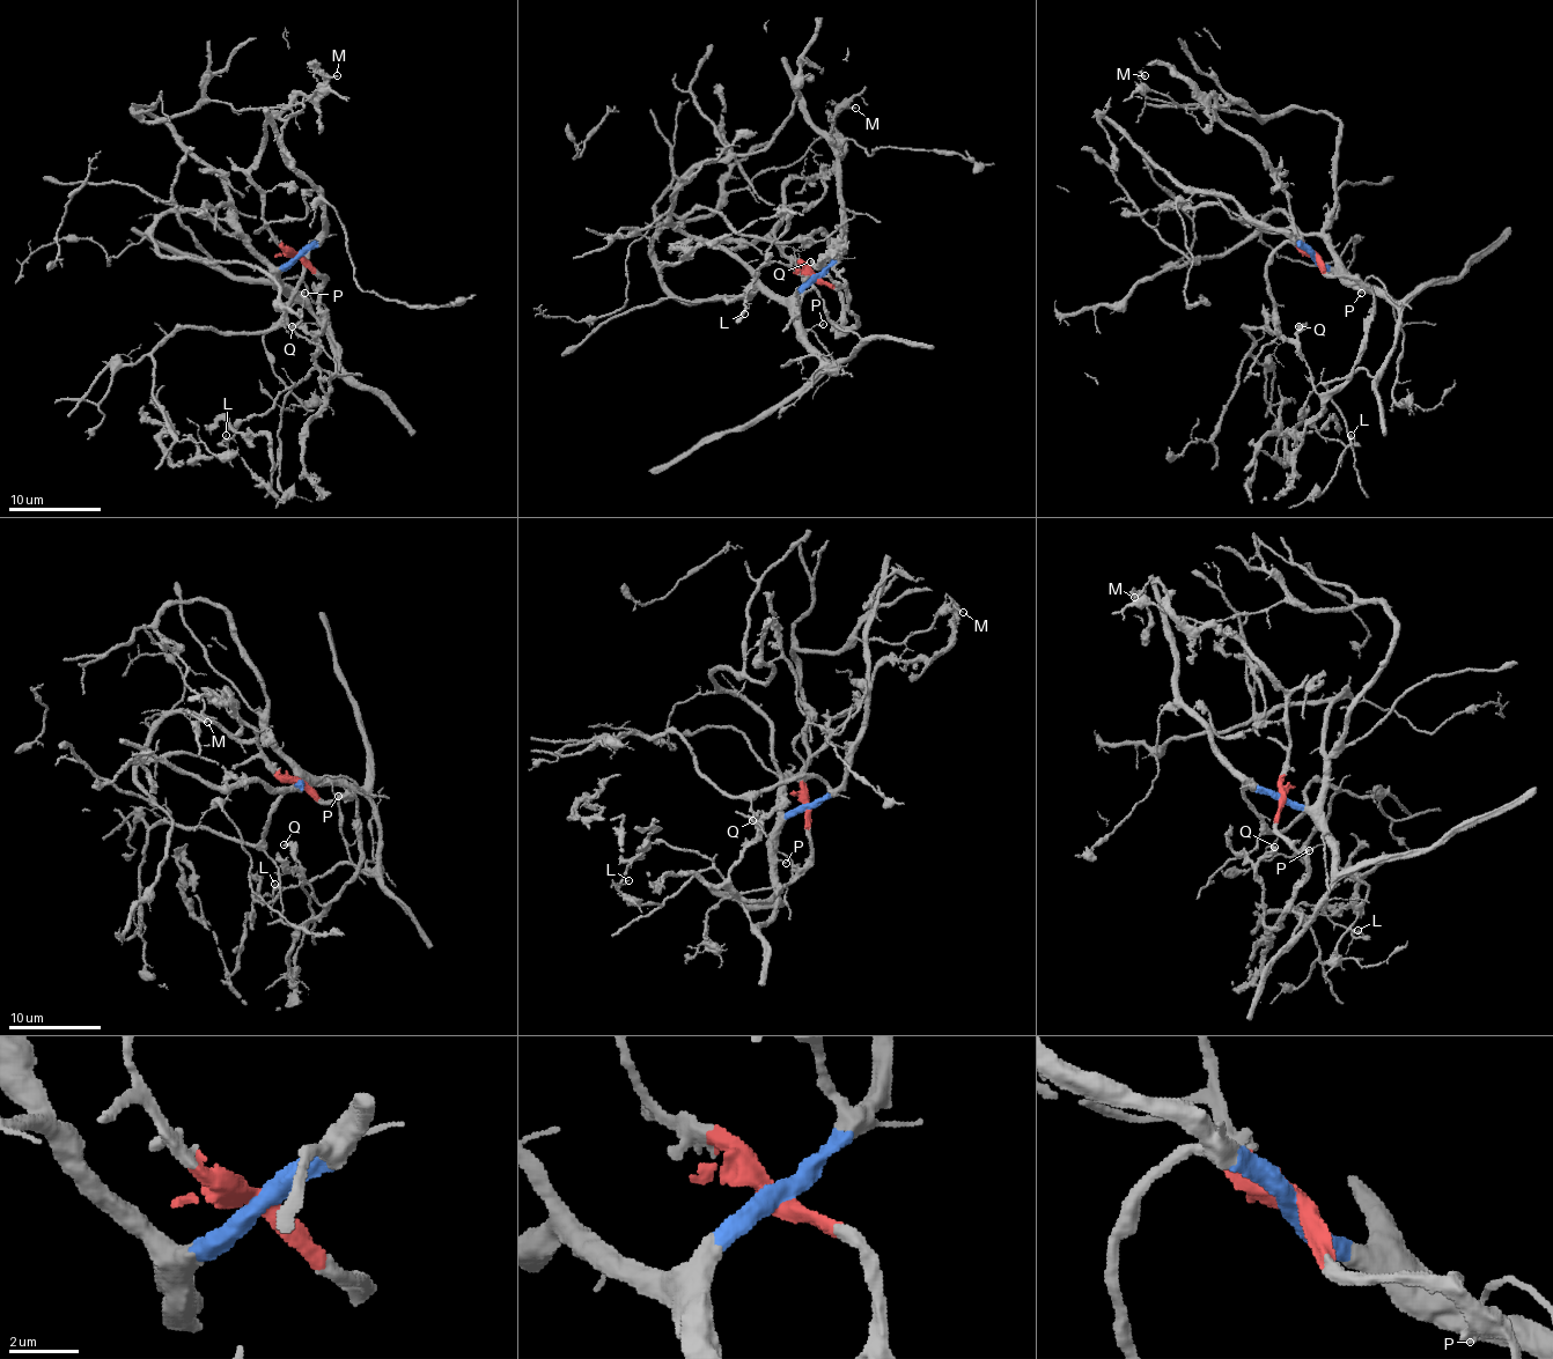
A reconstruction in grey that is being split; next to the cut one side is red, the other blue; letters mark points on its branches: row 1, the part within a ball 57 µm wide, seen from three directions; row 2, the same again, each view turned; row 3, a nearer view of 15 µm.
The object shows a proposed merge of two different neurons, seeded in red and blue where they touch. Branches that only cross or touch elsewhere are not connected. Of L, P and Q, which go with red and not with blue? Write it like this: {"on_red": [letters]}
{"on_red": ["Q"]}

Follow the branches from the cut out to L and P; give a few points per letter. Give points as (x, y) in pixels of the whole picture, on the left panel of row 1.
L: (299, 253), (279, 281), (310, 311), (343, 375), (313, 370), (263, 414), (249, 414), (226, 447), (226, 435)
P: (299, 253), (282, 272), (279, 281), (306, 293)

